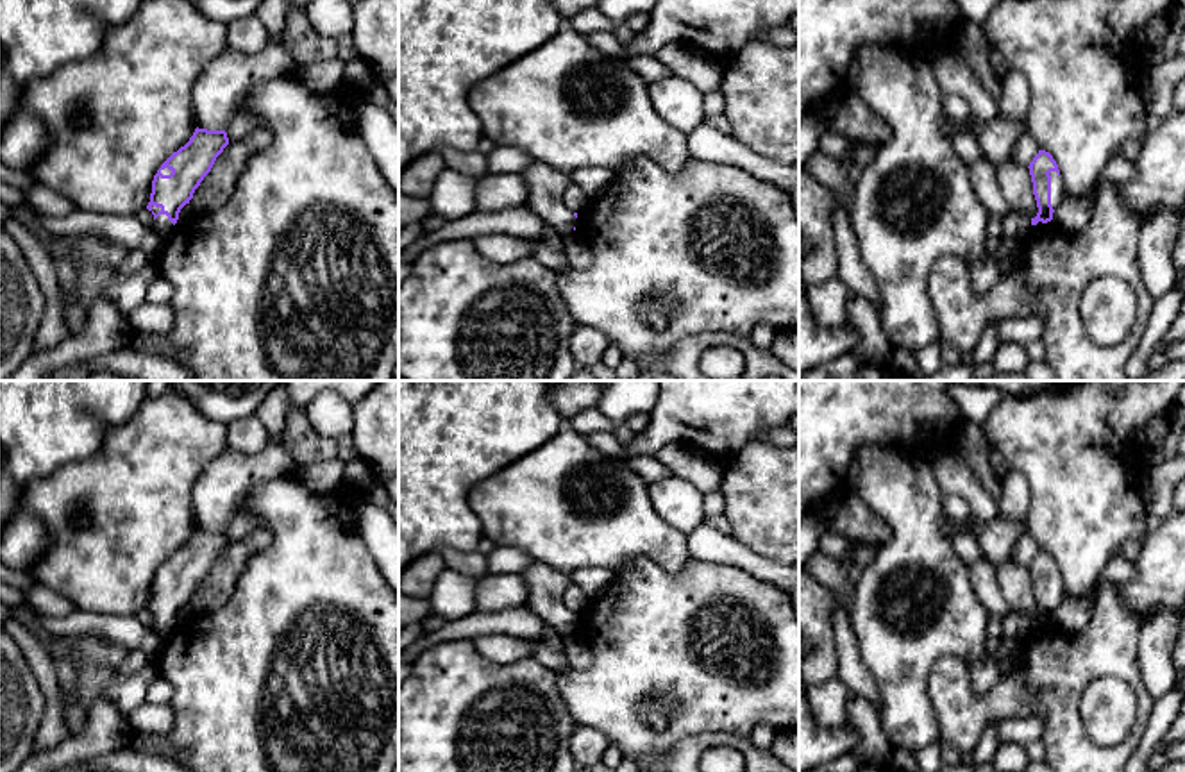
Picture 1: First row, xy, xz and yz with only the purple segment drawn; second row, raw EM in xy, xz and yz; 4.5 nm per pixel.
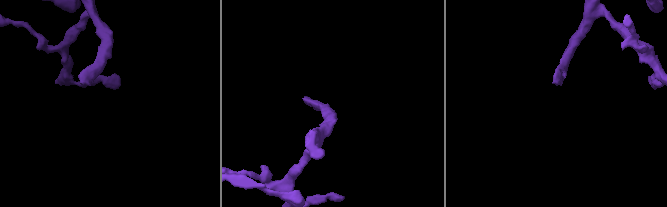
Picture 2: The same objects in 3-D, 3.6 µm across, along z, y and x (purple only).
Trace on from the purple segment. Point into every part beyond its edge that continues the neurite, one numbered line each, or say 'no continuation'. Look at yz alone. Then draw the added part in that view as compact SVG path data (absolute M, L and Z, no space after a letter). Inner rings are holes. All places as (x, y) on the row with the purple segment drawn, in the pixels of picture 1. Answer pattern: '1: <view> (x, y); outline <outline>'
1: yz (1057, 186); outline M1051 172L1051 206L1053 209L1058 207L1060 200L1063 198L1063 182L1056 172Z

